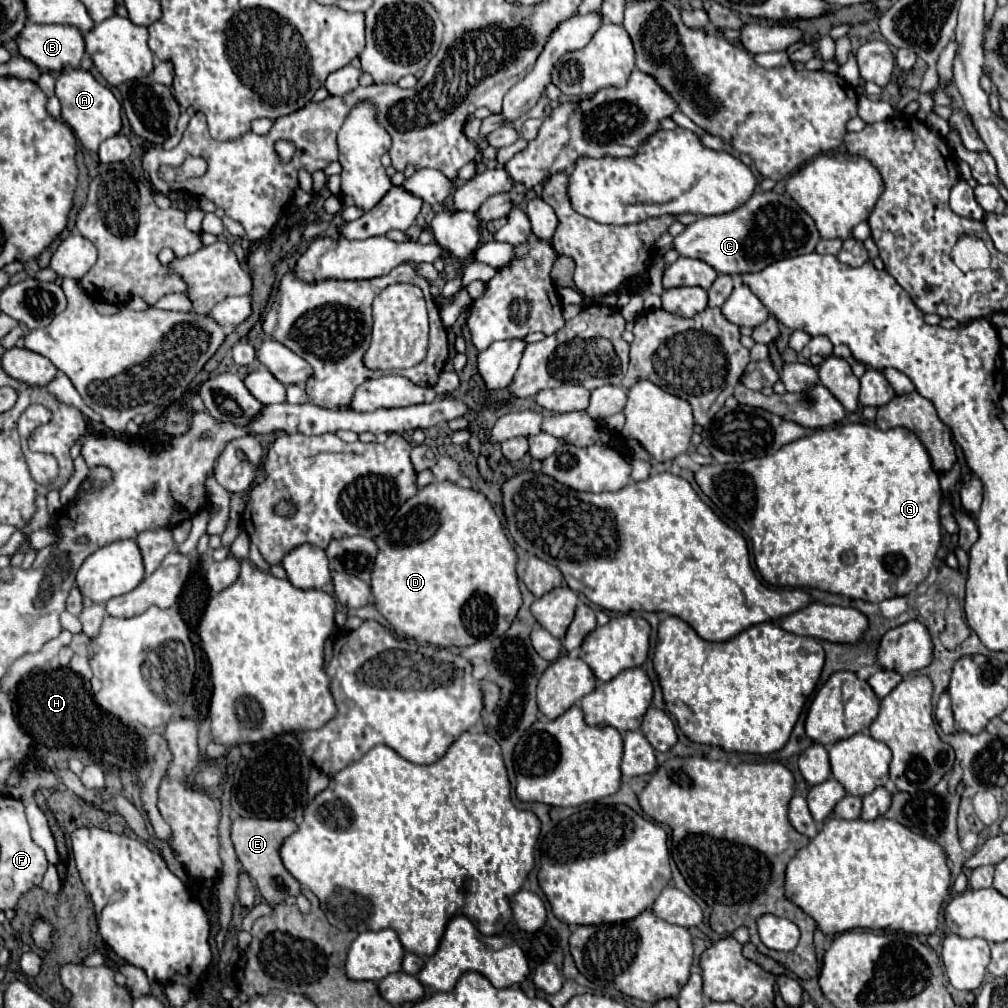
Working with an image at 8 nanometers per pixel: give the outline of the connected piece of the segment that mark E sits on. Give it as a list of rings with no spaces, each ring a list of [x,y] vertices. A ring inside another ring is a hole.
[[[235,818],[231,826],[231,840],[235,846],[235,852],[239,856],[239,862],[243,864],[245,872],[255,880],[261,896],[271,904],[281,904],[289,896],[299,894],[299,882],[287,872],[279,858],[279,846],[281,842],[295,832],[297,826],[293,820],[265,820],[265,818]]]

